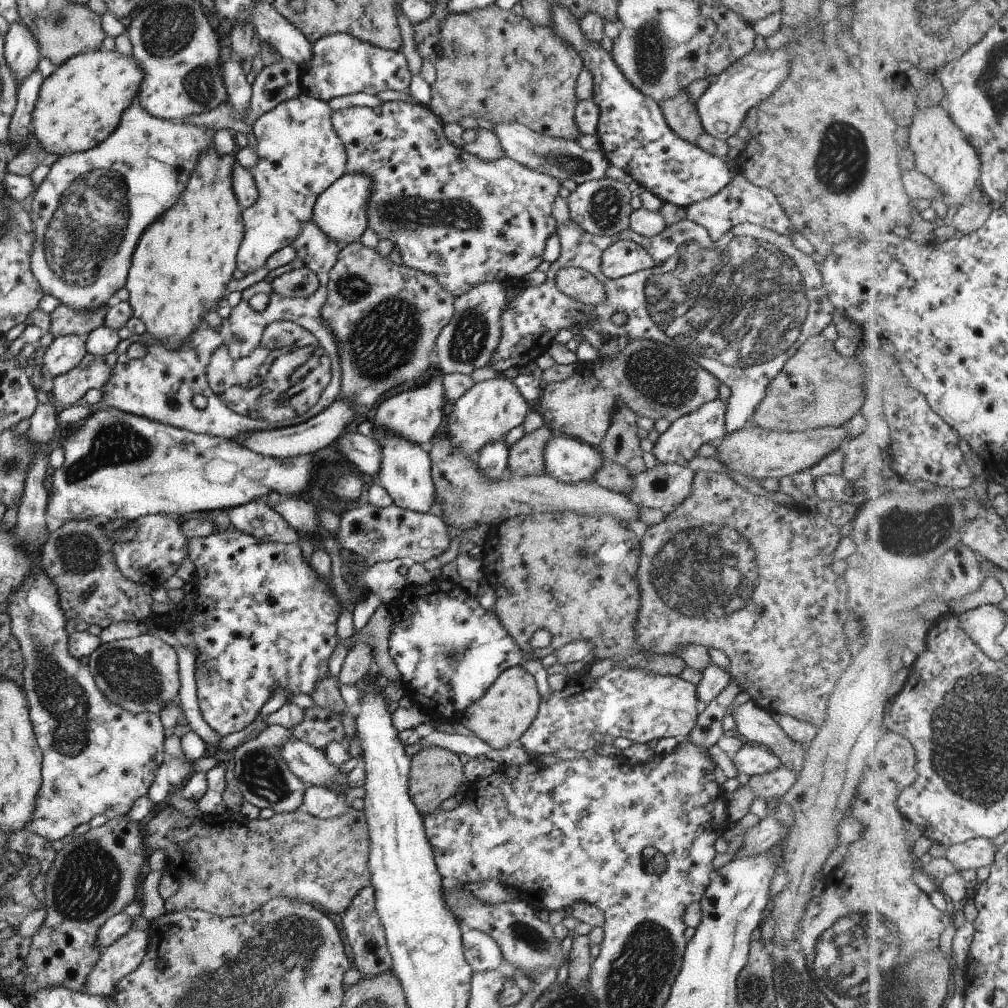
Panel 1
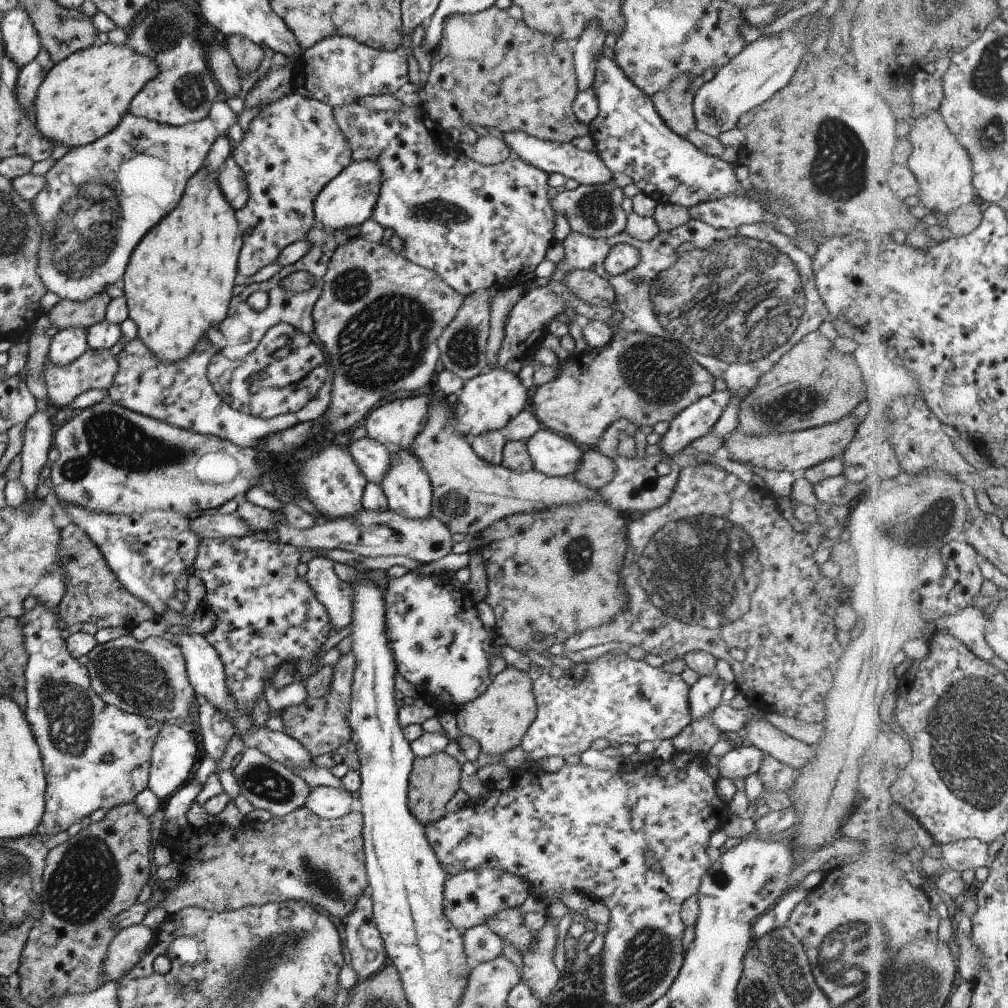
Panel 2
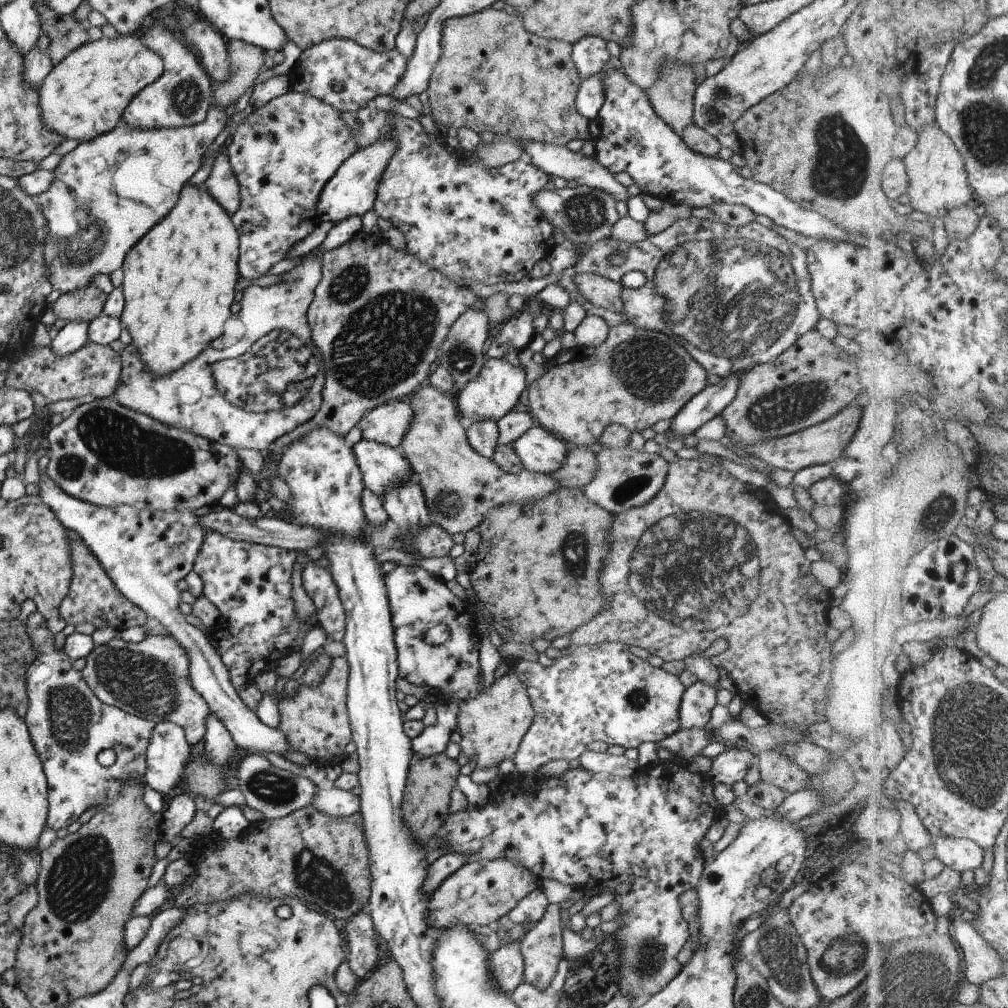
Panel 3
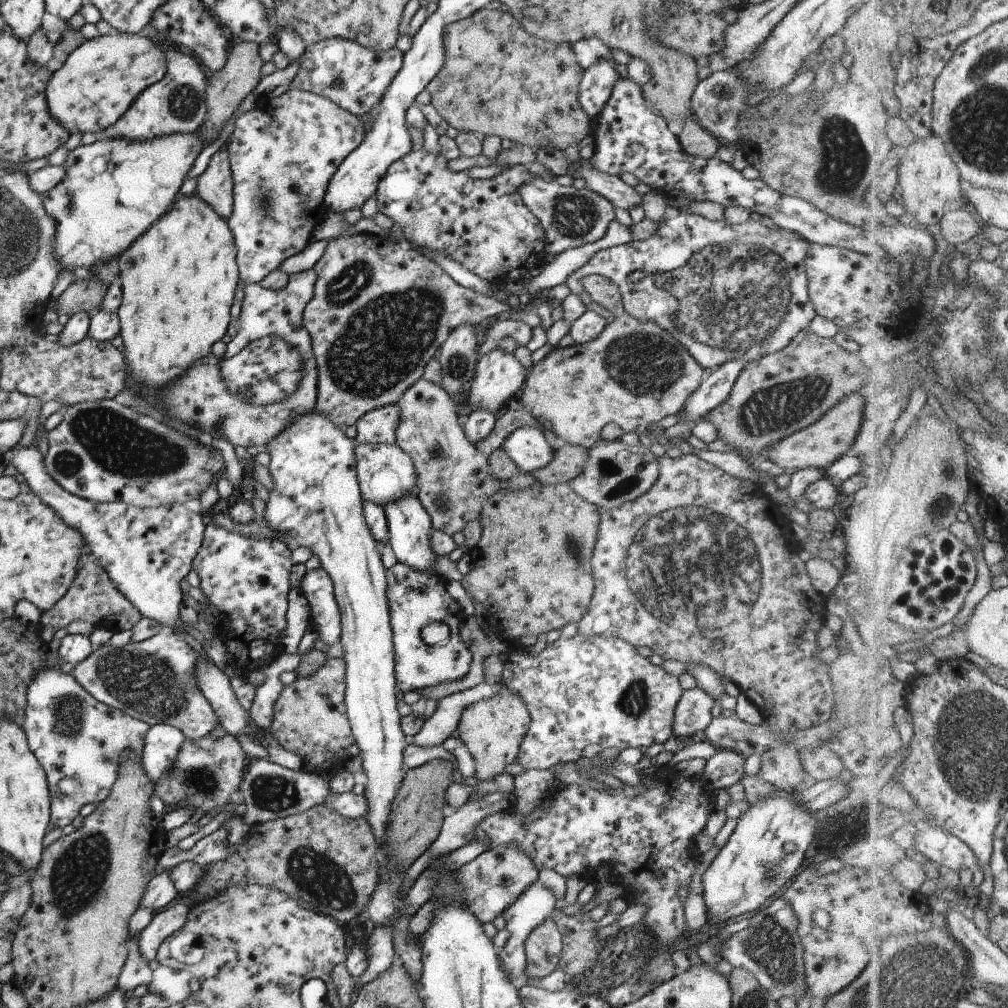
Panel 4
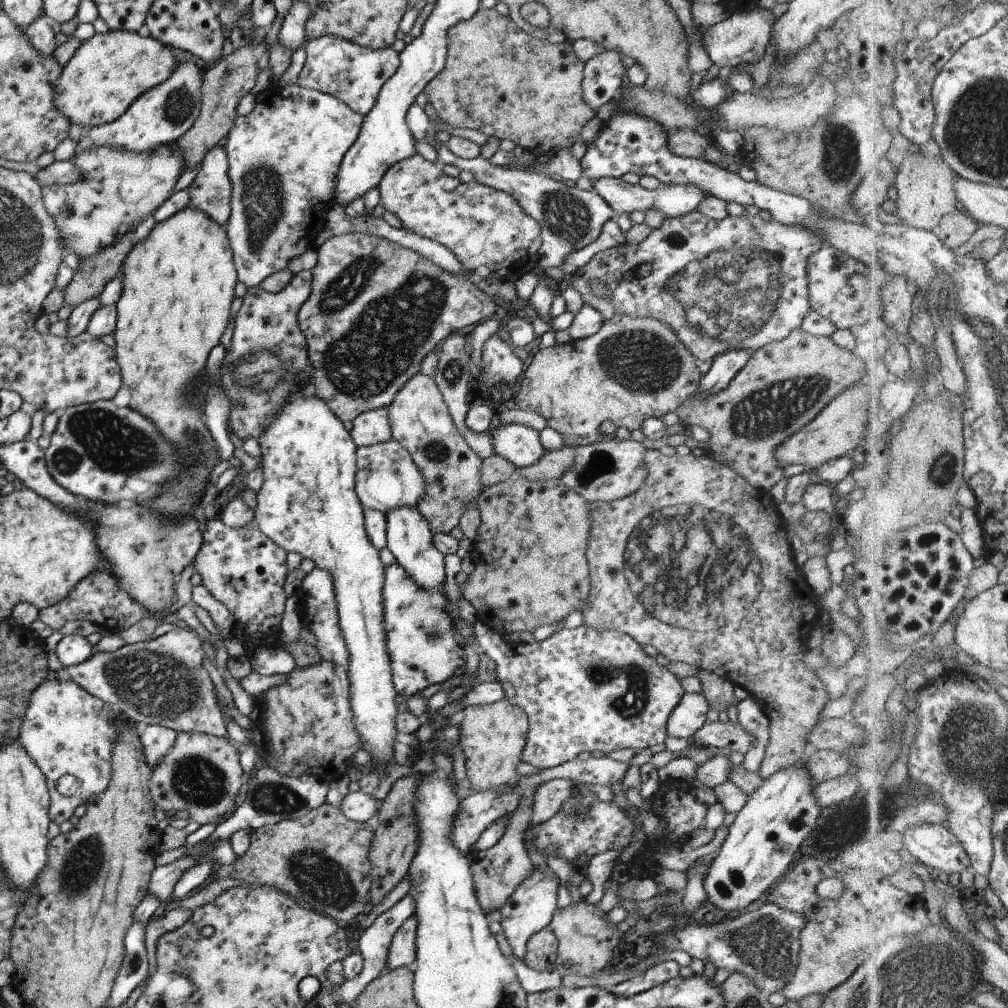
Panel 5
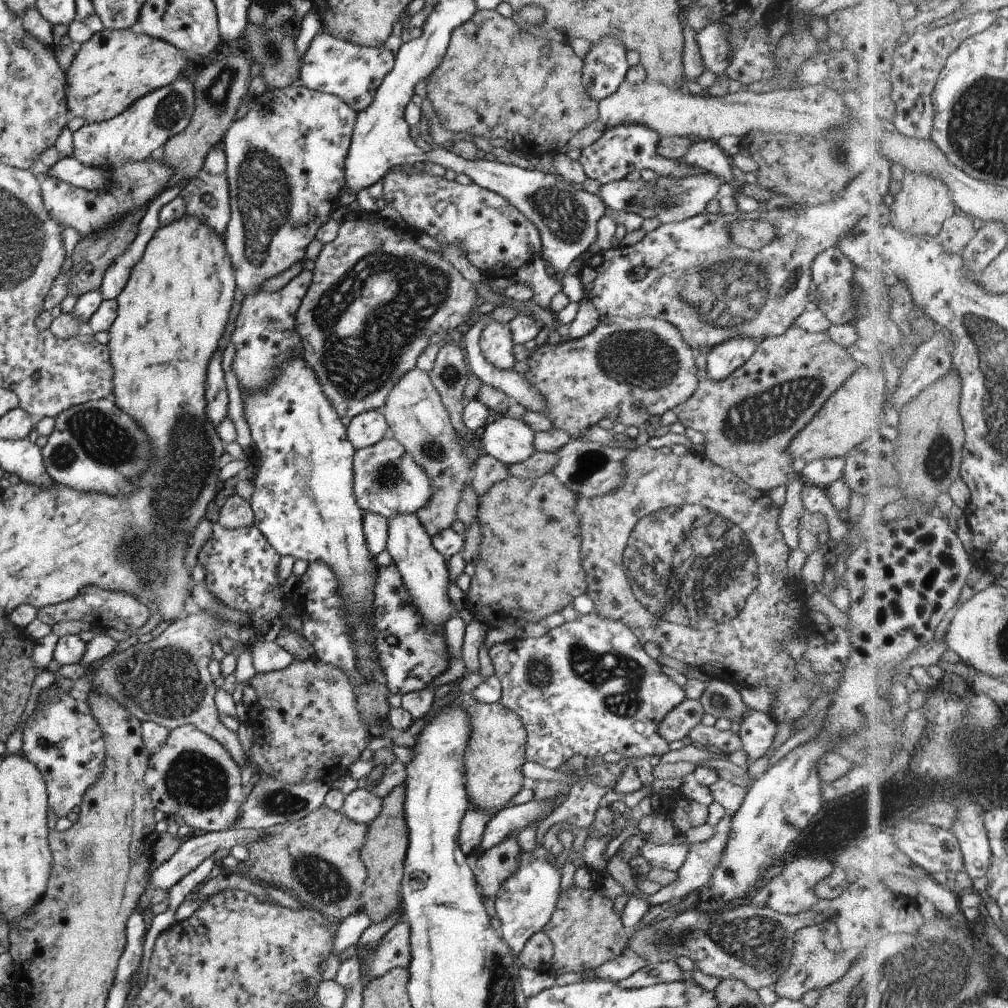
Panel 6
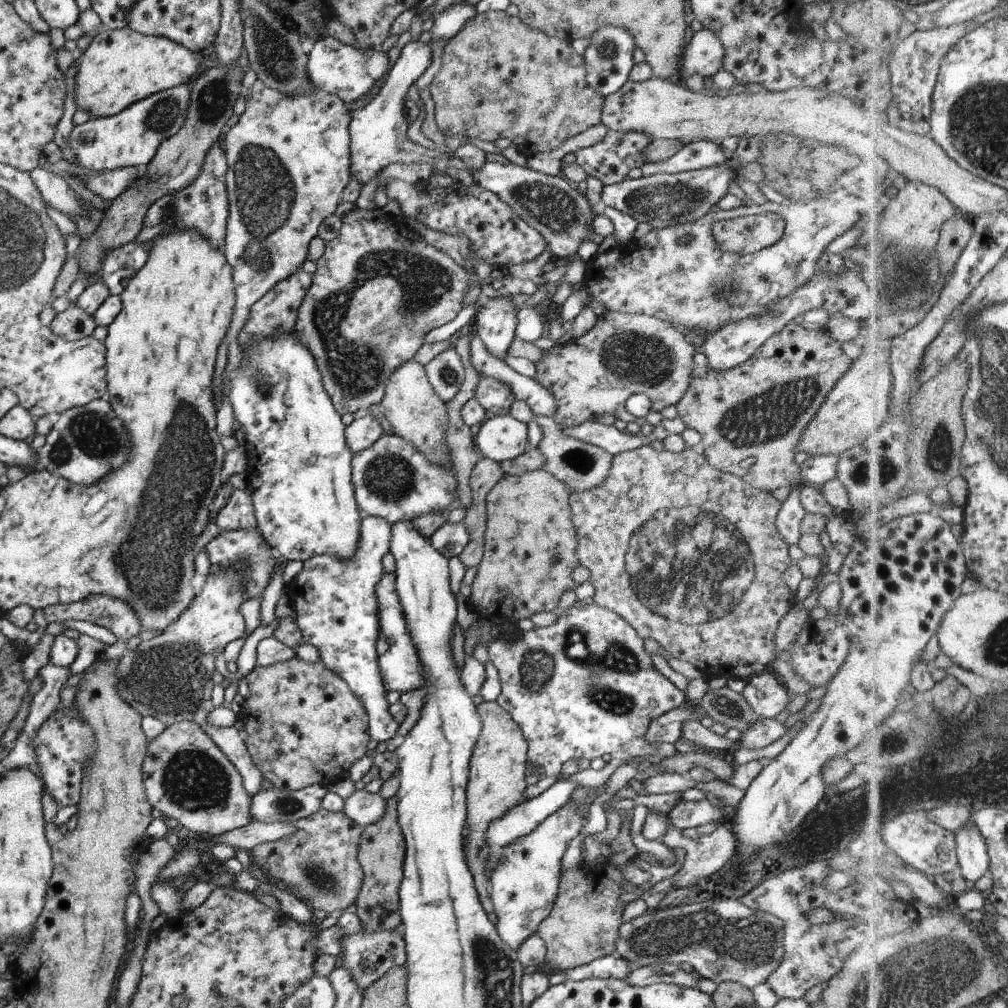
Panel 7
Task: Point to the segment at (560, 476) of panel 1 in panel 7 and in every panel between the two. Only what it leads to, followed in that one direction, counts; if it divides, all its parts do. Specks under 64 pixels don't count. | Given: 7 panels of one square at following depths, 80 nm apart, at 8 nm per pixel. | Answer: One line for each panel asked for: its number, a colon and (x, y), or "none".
2: (553, 455)
3: (539, 451)
4: (527, 448)
5: (520, 445)
6: (509, 440)
7: (501, 438)

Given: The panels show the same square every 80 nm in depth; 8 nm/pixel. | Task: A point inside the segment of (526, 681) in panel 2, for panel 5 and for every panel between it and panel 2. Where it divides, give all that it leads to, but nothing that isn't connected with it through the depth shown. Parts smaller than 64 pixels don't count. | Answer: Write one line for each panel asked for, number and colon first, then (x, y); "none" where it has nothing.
3: (494, 721)
4: (492, 729)
5: (492, 736)

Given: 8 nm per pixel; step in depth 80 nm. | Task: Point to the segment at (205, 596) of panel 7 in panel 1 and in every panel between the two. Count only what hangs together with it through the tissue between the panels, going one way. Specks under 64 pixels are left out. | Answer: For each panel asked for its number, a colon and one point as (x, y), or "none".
1: (140, 674)
2: (147, 677)
3: (149, 679)
4: (152, 680)
5: (160, 681)
6: (165, 681)

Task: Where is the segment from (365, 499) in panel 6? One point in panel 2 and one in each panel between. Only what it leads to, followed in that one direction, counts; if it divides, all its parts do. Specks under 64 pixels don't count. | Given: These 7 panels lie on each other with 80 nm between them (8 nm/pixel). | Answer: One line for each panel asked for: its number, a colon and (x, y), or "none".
2: (372, 458)
3: (381, 466)
4: (384, 472)
5: (385, 478)

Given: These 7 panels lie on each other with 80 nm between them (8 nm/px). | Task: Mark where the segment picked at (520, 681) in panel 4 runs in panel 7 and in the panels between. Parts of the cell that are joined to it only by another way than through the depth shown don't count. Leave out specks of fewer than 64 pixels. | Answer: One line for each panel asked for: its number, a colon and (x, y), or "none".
5: (584, 689)
6: (586, 687)
7: (582, 687)

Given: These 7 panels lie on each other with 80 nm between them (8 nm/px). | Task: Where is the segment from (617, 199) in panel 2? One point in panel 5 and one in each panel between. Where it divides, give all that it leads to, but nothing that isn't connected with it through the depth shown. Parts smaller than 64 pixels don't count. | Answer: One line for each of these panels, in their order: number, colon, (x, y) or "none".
3: (583, 214)
4: (571, 217)
5: (569, 218)

